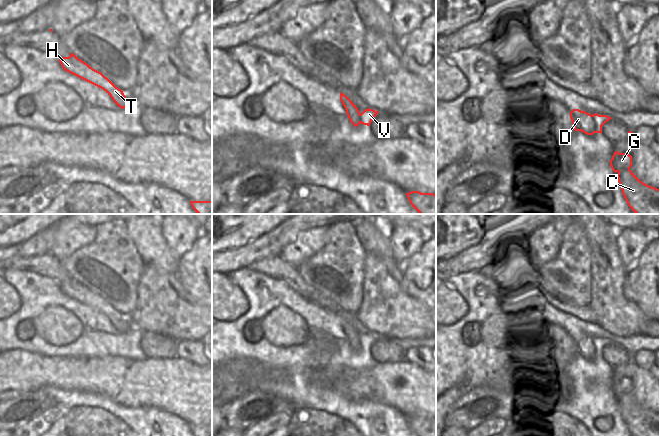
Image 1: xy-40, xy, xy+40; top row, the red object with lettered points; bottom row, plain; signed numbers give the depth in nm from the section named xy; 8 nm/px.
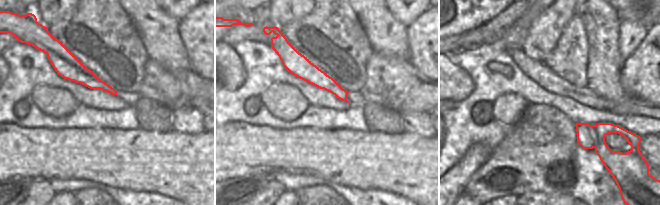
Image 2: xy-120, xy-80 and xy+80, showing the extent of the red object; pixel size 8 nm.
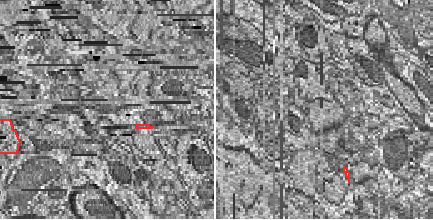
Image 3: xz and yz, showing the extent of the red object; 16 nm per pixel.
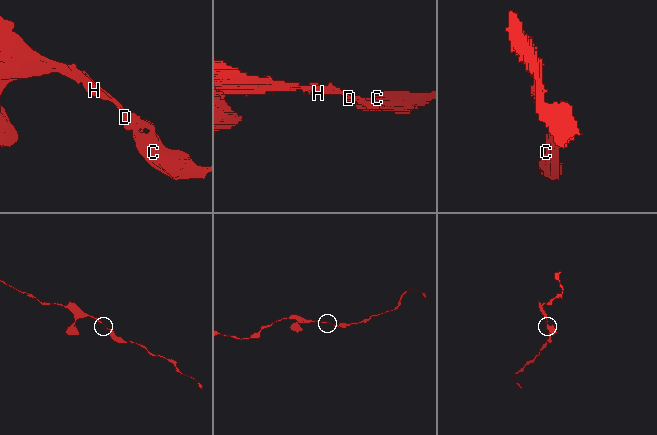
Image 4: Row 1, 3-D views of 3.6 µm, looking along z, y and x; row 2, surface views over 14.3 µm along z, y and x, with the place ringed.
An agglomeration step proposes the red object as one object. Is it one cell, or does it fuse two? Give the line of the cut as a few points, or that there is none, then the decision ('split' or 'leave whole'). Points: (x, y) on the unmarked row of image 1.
no cut | leave whole

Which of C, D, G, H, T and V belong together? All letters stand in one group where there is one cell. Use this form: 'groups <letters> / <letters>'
groups C D G H T V

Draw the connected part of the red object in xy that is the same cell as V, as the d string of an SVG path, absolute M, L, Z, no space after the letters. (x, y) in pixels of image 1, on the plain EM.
M340 317L340 324L346 334L346 338L350 346L357 351L360 347L370 350L372 344L379 337L373 333L365 333L362 337L359 336L356 329L343 317Z

